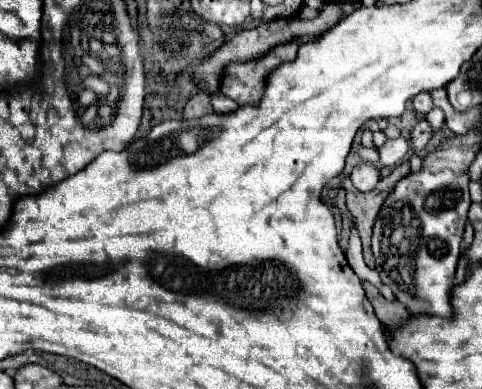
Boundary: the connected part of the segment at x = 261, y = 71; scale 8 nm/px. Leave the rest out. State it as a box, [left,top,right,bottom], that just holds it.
[221,35,313,105]

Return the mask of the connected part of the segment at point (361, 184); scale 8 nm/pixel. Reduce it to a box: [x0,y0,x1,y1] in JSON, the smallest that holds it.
[349,163,379,191]

